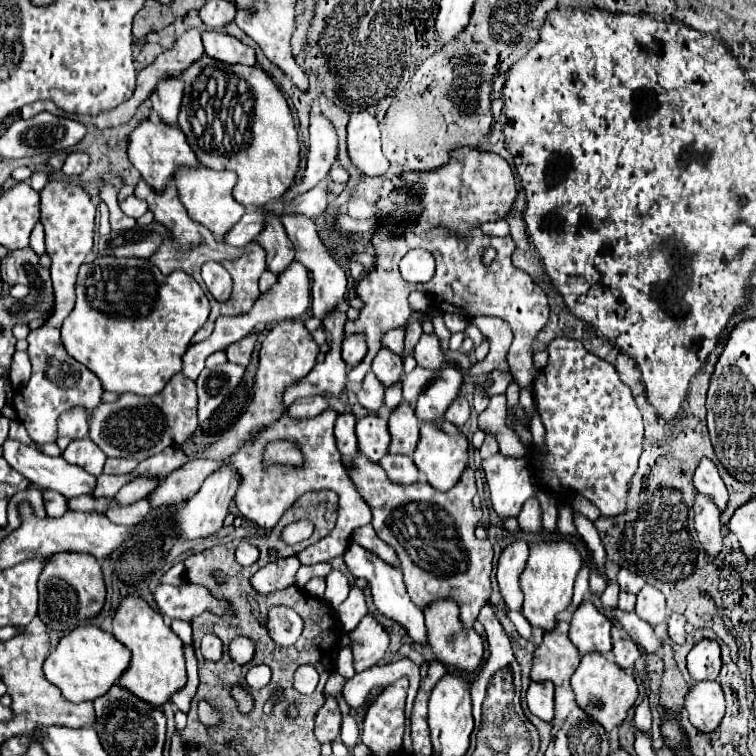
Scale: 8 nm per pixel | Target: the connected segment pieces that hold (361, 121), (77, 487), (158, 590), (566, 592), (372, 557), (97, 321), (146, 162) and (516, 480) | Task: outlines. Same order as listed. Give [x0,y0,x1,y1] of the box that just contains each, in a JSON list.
[[347,111,389,177],[3,437,95,499],[153,583,227,621],[521,541,581,631],[343,543,427,643],[61,257,211,395],[129,119,199,193],[483,453,537,519]]

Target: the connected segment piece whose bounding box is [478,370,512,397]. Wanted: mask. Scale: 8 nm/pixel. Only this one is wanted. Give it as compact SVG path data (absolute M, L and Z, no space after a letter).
M495 370L492 372L492 377L493 384L490 387L479 386L478 388L485 391L489 397L492 397L496 394L506 393L506 390L512 379L511 374Z

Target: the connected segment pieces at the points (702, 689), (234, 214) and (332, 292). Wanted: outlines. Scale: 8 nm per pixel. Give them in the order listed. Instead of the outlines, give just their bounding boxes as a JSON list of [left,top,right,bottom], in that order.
[[685,681,725,733],[173,167,245,239],[281,215,347,319]]

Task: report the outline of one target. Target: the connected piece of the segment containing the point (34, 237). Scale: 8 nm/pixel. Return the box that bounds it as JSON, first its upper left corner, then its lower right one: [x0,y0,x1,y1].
[31,223,45,255]

